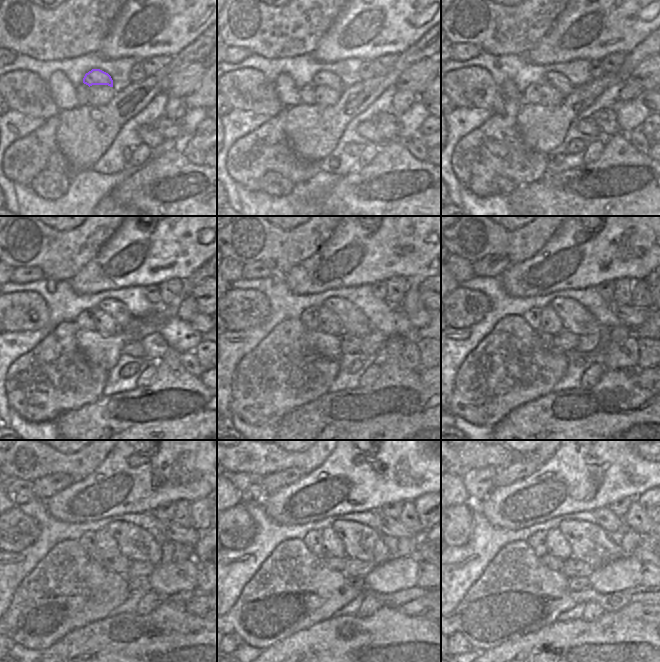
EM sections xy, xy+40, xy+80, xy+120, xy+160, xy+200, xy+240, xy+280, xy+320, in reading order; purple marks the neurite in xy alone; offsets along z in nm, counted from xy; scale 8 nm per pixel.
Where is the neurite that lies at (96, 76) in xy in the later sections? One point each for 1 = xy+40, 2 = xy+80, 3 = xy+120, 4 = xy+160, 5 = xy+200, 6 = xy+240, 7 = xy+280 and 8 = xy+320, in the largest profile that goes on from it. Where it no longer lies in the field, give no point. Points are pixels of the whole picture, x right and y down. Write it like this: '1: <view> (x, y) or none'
1: xy+40 (327, 78)
2: xy+80 (556, 80)
3: xy+120 (118, 310)
4: xy+160 (354, 322)
5: xy+200 (576, 319)
6: xy+240 (135, 543)
7: xy+280 (361, 542)
8: xy+320 (589, 542)

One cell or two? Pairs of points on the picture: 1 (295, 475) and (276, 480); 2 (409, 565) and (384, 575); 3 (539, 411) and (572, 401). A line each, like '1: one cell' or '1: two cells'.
1: one cell
2: one cell
3: one cell

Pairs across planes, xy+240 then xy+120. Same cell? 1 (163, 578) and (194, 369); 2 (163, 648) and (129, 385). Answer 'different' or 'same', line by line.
1: same
2: different

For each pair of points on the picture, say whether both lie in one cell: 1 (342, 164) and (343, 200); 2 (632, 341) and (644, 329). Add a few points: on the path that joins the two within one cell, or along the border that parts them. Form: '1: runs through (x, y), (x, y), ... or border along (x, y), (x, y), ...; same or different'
1: border along (358, 166), (341, 177); different
2: border along (634, 335), (639, 338); different

